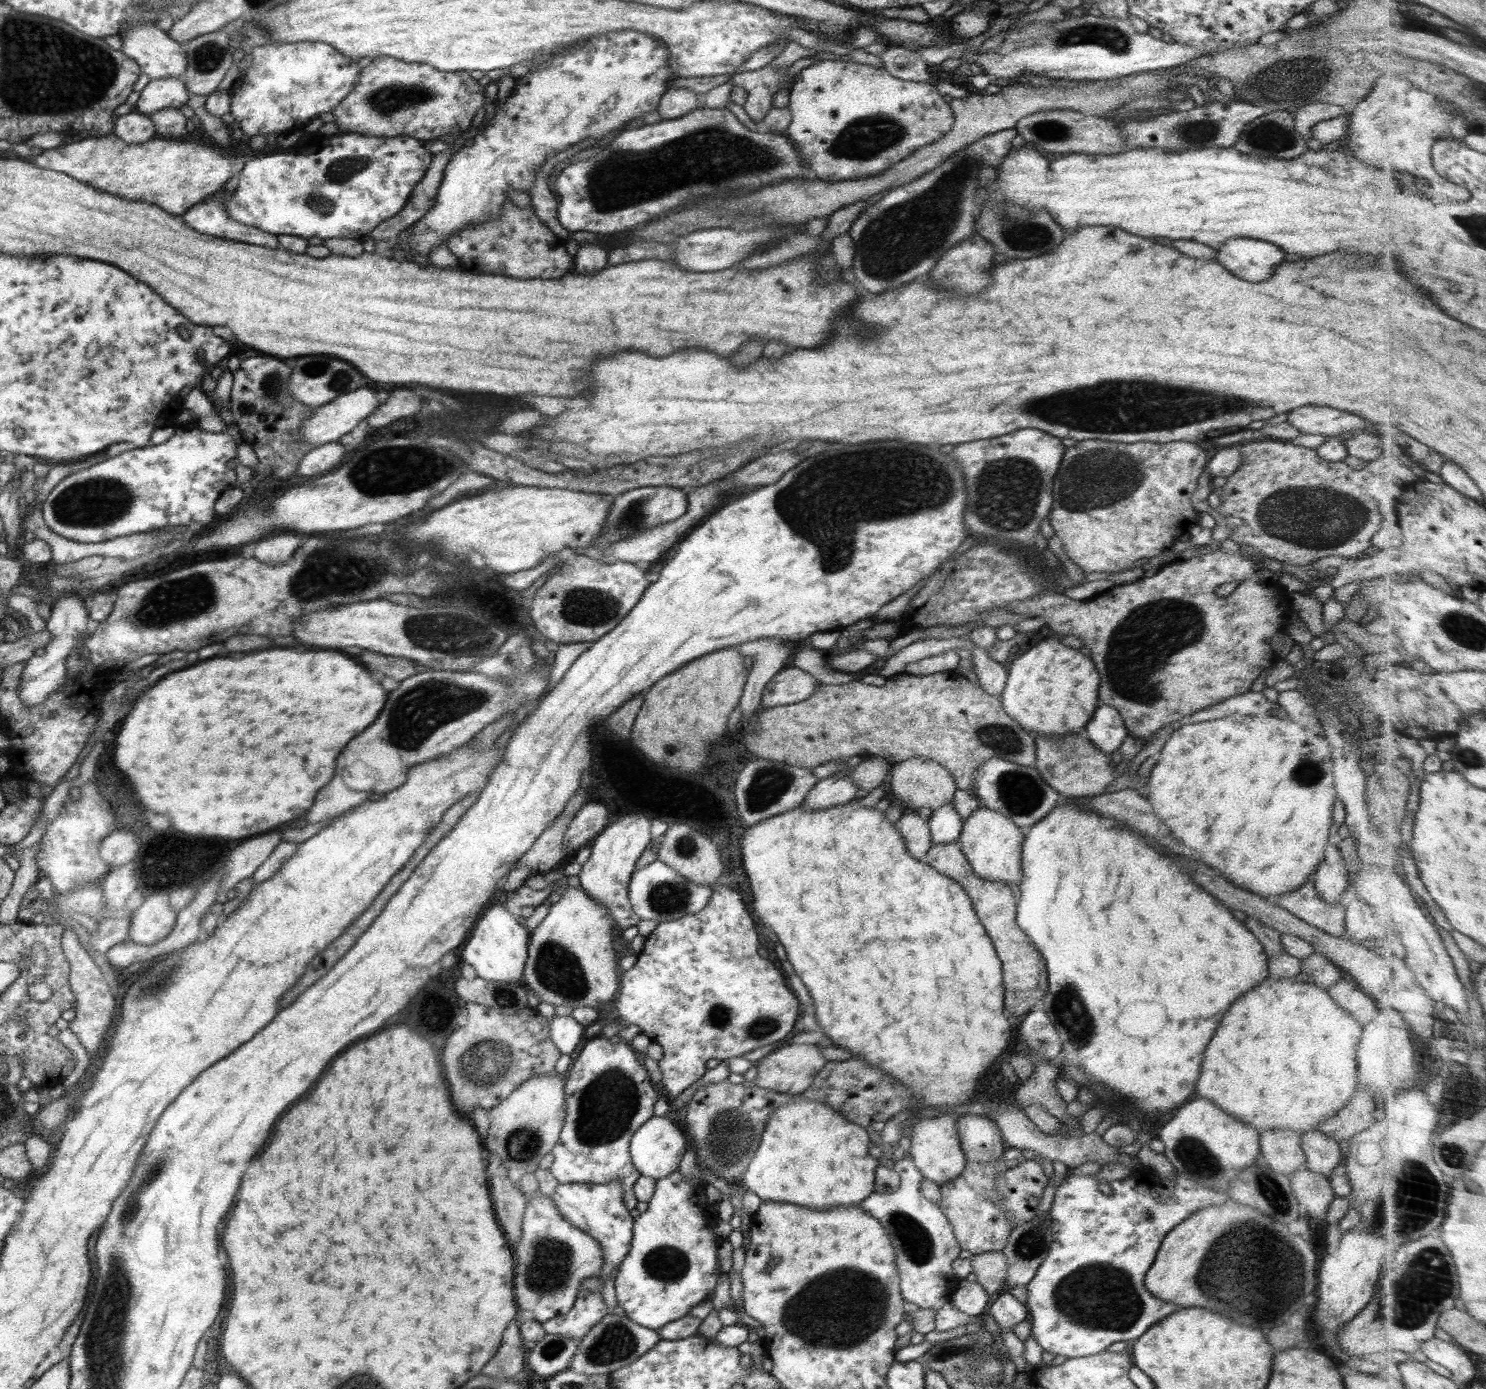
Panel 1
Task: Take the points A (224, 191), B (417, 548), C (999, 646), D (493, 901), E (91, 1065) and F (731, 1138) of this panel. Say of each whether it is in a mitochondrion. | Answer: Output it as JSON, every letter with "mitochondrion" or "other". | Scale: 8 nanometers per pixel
{"A":"other","B":"other","C":"other","D":"other","E":"other","F":"mitochondrion"}

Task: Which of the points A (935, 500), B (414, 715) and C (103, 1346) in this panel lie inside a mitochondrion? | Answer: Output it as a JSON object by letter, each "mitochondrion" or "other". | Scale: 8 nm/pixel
{"A":"mitochondrion","B":"mitochondrion","C":"mitochondrion"}

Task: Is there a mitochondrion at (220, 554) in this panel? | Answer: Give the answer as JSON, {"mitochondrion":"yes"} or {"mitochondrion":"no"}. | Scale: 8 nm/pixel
{"mitochondrion":"no"}

